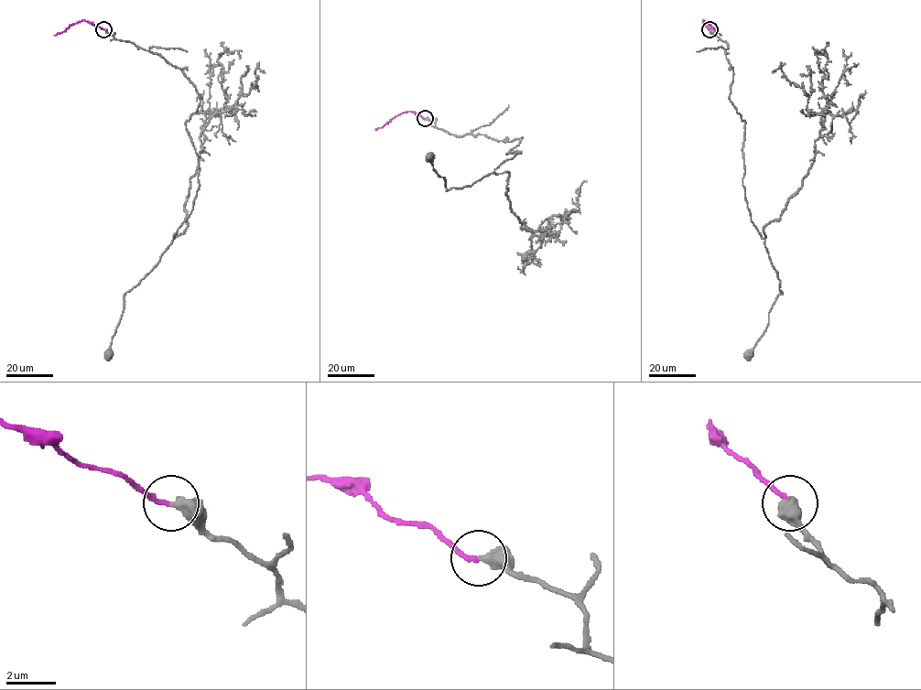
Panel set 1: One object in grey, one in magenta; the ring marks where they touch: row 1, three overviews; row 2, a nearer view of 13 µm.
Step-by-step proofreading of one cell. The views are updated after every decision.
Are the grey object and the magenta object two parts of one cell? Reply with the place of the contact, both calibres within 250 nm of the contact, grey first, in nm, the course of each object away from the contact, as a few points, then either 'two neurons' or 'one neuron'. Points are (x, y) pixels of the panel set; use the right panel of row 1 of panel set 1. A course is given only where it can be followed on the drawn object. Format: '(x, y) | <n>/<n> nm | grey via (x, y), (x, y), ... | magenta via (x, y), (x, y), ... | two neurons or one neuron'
(709, 29) | 460/180 nm | grey via (709, 29), (728, 44), (733, 71), (729, 99), (745, 122), (745, 199), (782, 292), (765, 331), (747, 353) | magenta via (709, 29), (703, 20), (720, 35) | one neuron

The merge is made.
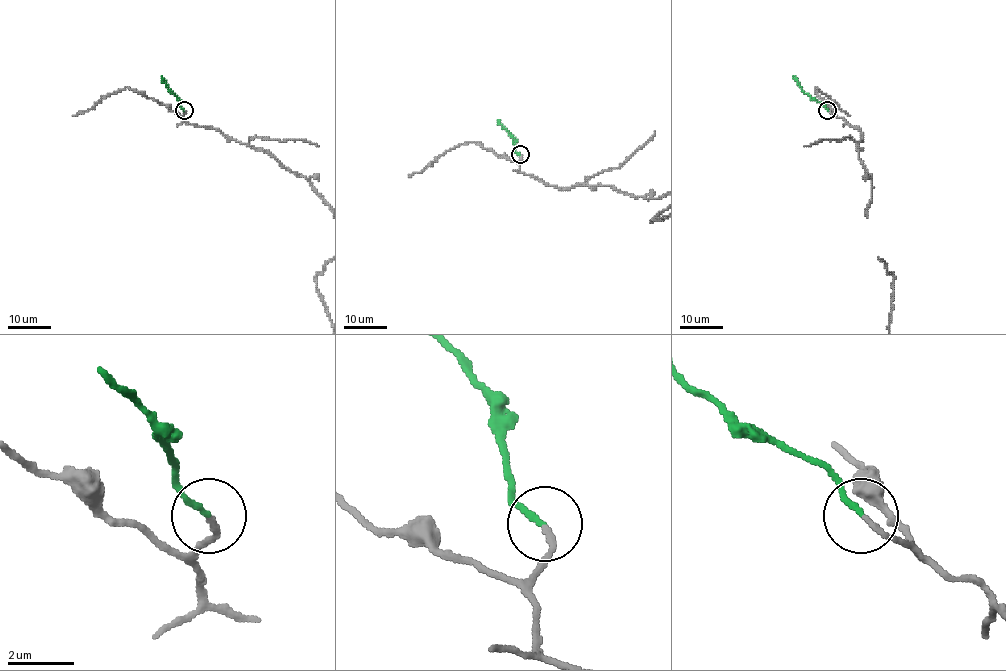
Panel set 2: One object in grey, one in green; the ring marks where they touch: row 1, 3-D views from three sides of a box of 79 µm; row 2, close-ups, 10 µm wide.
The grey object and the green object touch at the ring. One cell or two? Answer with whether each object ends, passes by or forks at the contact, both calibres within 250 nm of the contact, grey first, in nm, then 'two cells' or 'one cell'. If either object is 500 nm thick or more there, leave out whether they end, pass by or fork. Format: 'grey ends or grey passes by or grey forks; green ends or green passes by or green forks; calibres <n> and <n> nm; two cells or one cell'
grey ends; green ends; calibres 160 and 180 nm; one cell

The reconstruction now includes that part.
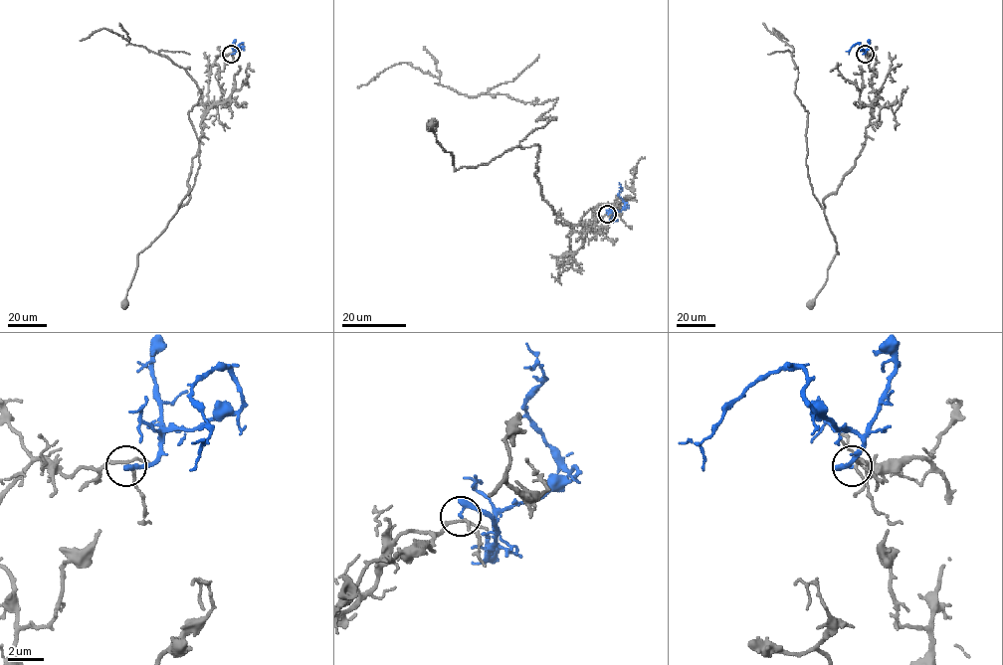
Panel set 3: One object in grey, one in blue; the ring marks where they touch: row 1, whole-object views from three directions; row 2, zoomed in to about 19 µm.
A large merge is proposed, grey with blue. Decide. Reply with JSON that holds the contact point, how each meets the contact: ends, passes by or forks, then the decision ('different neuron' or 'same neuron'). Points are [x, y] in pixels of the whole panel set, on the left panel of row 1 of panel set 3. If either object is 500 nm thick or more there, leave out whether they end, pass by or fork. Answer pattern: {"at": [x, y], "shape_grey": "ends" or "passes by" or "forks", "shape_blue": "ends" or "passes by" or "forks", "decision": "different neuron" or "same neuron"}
{"at": [231, 54], "shape_grey": "forks", "shape_blue": "ends", "decision": "different neuron"}

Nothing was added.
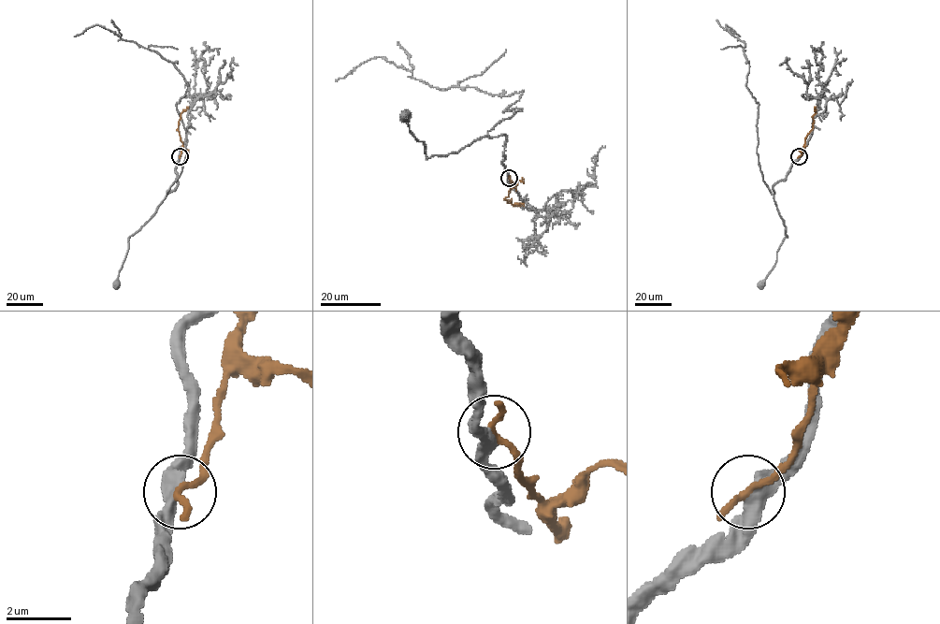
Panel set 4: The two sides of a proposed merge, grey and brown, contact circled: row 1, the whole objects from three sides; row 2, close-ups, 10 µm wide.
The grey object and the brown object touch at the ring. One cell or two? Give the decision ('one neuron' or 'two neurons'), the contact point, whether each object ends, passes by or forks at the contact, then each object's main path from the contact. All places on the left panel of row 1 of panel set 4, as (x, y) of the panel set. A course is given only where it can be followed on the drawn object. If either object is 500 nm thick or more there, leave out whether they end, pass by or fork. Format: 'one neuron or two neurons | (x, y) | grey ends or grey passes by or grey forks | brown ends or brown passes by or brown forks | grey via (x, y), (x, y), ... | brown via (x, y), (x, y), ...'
two neurons | (180, 156) | grey passes by | brown ends | grey via (179, 156), (175, 168), (178, 184), (166, 194), (153, 215), (128, 239), (128, 250), (116, 283) | brown via (180, 156), (183, 143), (177, 130), (179, 121), (188, 107)

